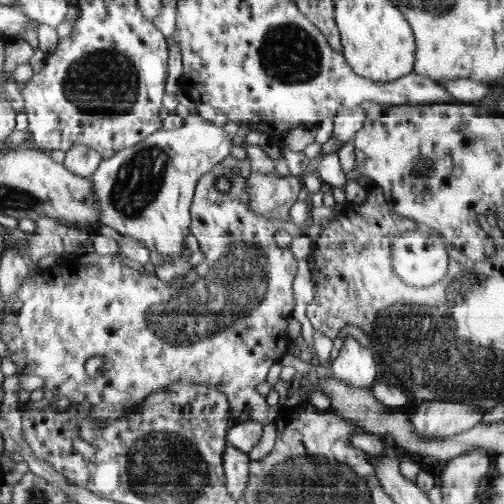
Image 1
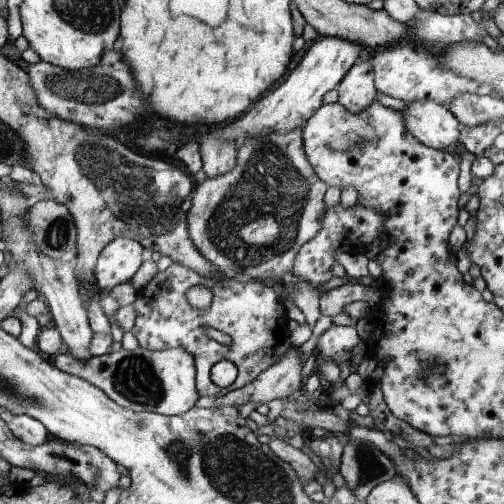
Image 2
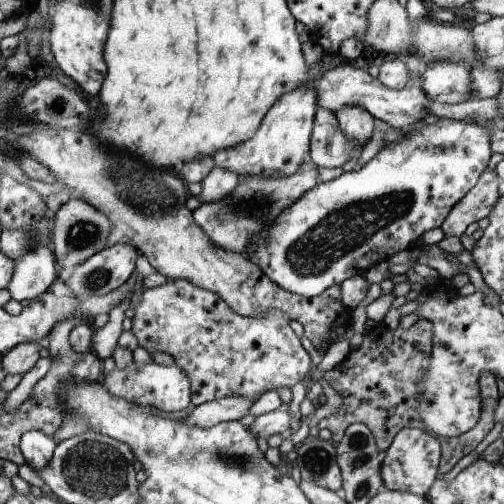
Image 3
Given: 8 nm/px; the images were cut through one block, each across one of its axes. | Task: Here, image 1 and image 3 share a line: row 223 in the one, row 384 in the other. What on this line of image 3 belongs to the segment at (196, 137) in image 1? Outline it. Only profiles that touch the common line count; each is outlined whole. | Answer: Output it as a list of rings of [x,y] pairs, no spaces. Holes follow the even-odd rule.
[[[129,362],[123,370],[121,368],[113,368],[111,372],[103,374],[101,384],[113,392],[115,396],[135,404],[135,406],[145,406],[145,408],[157,408],[163,412],[177,412],[187,408],[189,404],[189,380],[185,376],[185,372],[171,364],[171,366],[161,366],[161,364],[153,364],[153,362],[145,362],[141,366]]]

